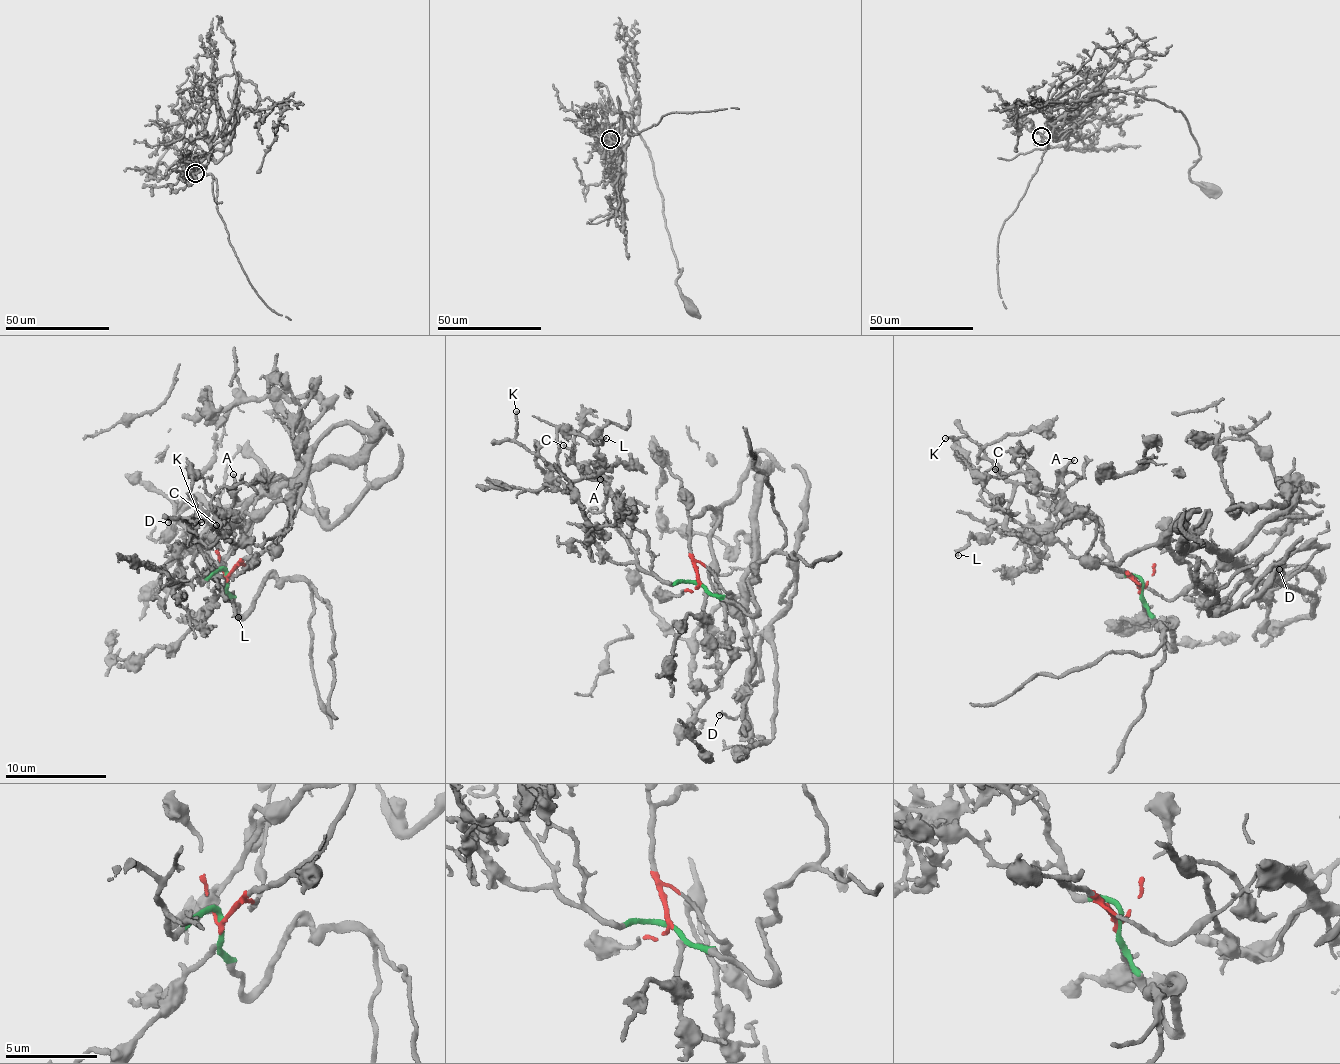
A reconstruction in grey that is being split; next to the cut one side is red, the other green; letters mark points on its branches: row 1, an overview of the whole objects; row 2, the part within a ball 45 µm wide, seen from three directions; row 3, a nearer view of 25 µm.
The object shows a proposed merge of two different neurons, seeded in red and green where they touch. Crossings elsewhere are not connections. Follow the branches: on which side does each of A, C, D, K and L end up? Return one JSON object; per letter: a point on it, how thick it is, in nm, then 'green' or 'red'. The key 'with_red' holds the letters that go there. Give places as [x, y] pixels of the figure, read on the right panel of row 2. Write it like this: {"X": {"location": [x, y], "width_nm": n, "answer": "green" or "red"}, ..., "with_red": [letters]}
{"A": {"location": [1074, 460], "width_nm": 150, "answer": "green"}, "C": {"location": [995, 469], "width_nm": 90, "answer": "green"}, "D": {"location": [1279, 569], "width_nm": 140, "answer": "red"}, "K": {"location": [945, 438], "width_nm": 180, "answer": "green"}, "L": {"location": [958, 555], "width_nm": 240, "answer": "green"}, "with_red": ["D"]}

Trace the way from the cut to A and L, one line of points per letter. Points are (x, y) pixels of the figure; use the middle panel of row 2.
A: (699, 583), (666, 584), (641, 567), (616, 512), (610, 481), (600, 474), (599, 480)
L: (699, 583), (666, 584), (638, 564), (615, 563), (590, 535), (572, 485), (594, 474), (596, 446), (606, 437)

